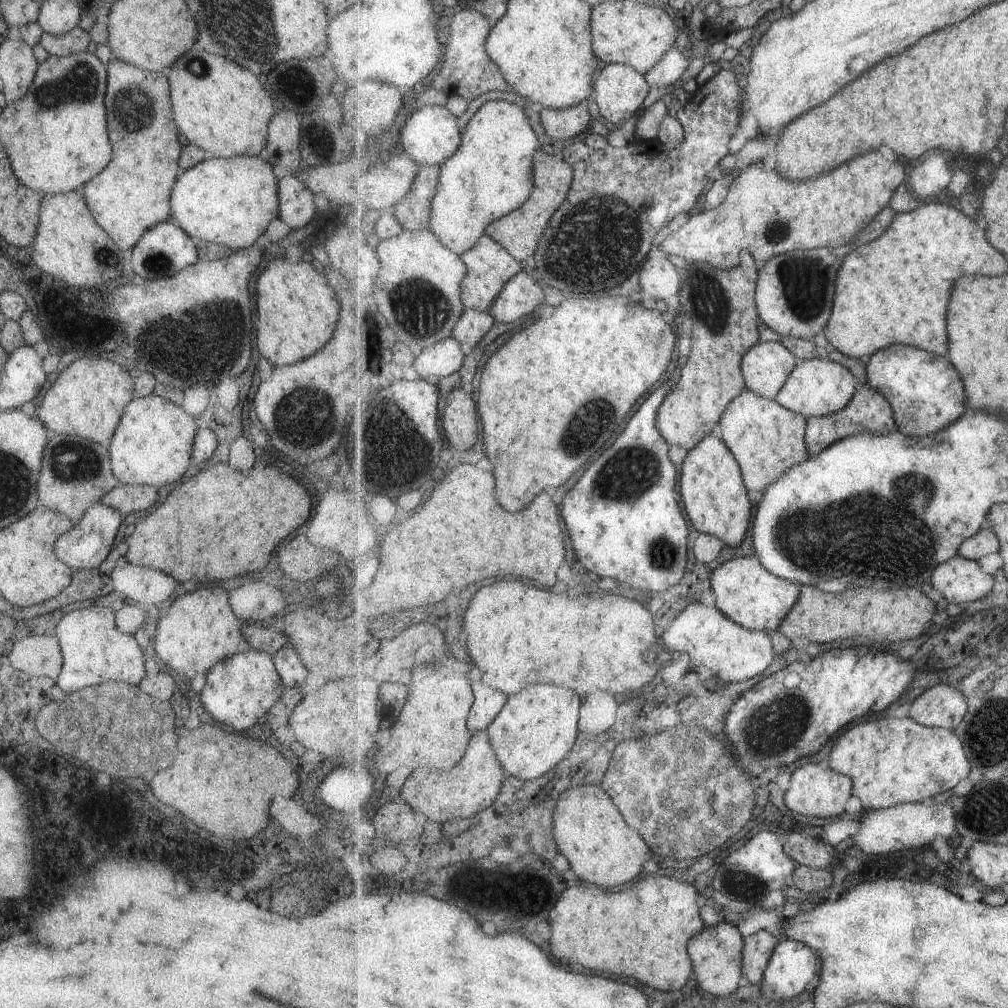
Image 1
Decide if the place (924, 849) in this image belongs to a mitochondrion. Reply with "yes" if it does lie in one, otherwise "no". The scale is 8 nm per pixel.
no

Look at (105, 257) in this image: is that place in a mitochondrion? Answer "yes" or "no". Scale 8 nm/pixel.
yes

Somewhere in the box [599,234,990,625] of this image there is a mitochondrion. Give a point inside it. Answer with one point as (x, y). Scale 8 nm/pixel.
(881, 533)

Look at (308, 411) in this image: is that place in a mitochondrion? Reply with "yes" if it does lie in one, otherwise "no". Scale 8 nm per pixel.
yes

